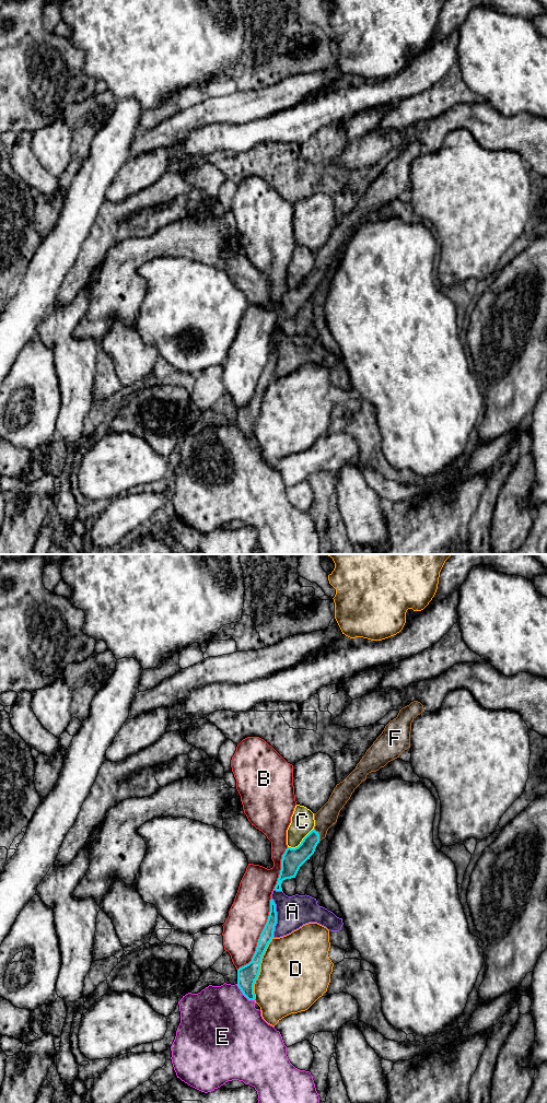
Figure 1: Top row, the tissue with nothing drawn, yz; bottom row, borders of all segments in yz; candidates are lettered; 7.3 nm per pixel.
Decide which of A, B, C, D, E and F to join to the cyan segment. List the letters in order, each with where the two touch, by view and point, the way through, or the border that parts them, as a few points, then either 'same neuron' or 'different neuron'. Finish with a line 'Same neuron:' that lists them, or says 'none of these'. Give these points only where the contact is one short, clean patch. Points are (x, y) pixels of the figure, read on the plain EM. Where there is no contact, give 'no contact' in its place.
A: yz (276, 358) | along yz (271, 338), (276, 352), (274, 377) | different neuron
B: yz (260, 376) | different neuron
C: yz (301, 282) | along yz (313, 269), (297, 286), (288, 288) | different neuron
D: yz (259, 409) | different neuron
E: yz (243, 434) | along yz (236, 424), (240, 431), (248, 439), (253, 441) | different neuron
F: yz (318, 274) | across yz (294, 298), (318, 274), (322, 263), (327, 256) | same neuron
Same neuron: F

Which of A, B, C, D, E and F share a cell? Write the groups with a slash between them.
A / B / C / D / E / F

